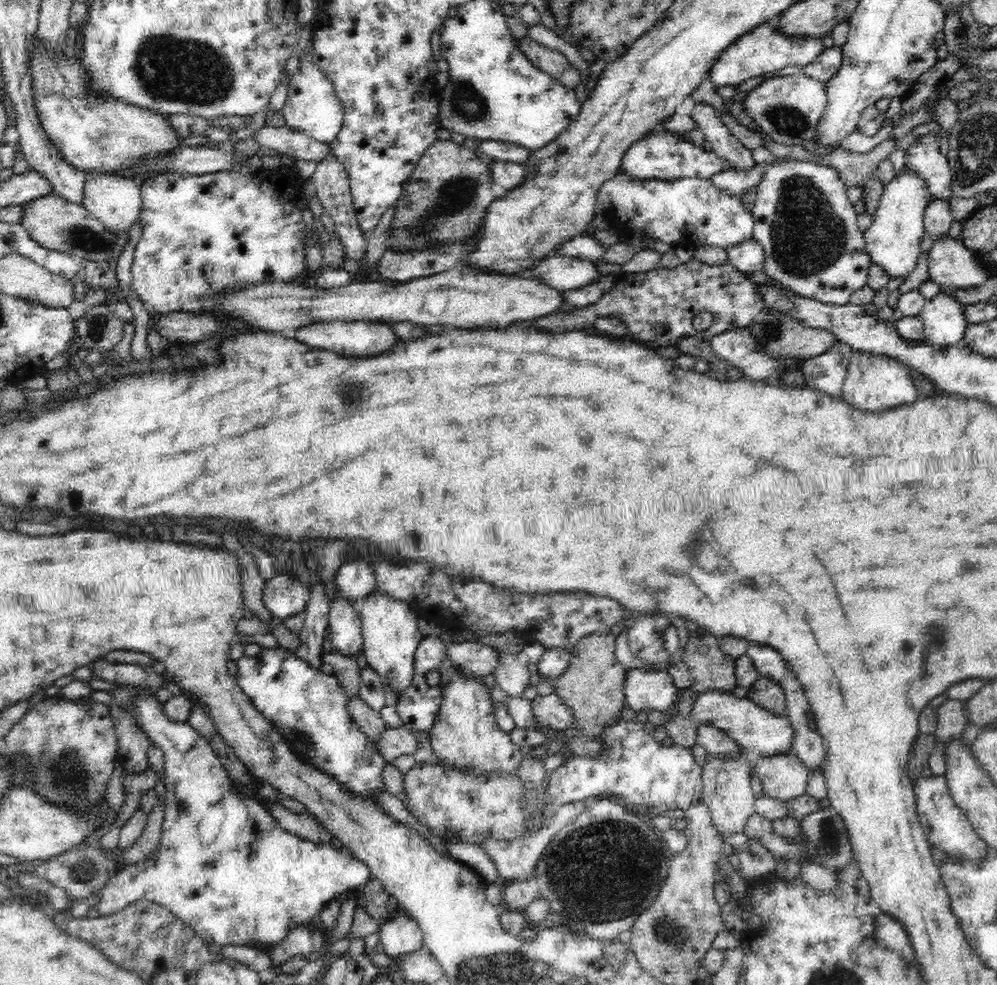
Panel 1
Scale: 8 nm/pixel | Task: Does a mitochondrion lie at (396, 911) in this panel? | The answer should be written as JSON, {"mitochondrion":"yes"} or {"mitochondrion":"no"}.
{"mitochondrion":"no"}

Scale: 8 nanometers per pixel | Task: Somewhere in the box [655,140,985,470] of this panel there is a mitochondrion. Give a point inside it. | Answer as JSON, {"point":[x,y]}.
{"point":[806,235]}

